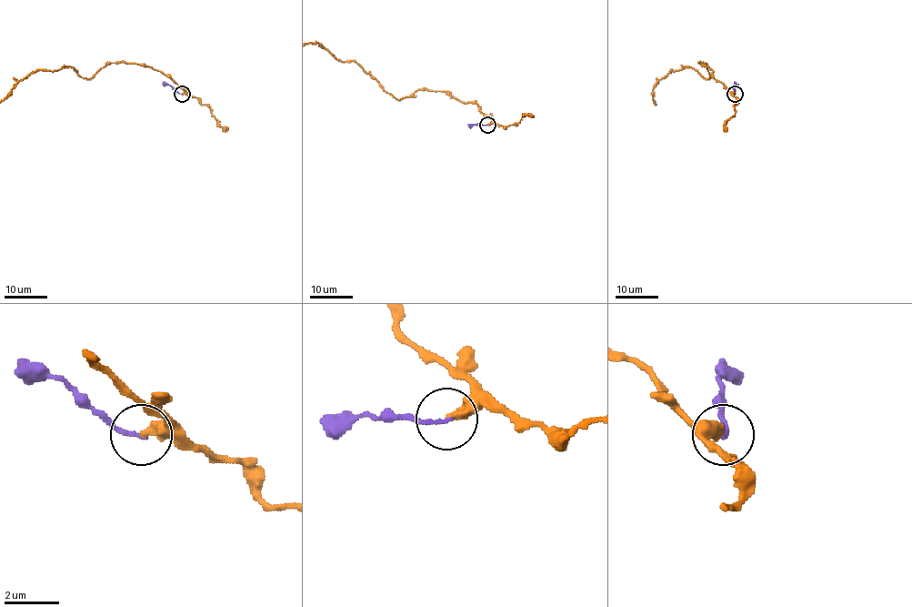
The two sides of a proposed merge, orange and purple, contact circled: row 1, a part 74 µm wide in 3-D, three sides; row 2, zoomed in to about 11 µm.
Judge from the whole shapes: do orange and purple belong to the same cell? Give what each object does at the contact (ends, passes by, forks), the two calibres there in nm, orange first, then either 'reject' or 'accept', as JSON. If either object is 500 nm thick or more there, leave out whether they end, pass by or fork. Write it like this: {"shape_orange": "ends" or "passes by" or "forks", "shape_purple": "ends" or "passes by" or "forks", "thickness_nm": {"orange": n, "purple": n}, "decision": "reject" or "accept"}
{"shape_orange": "ends", "shape_purple": "ends", "thickness_nm": {"orange": 360, "purple": 150}, "decision": "reject"}

